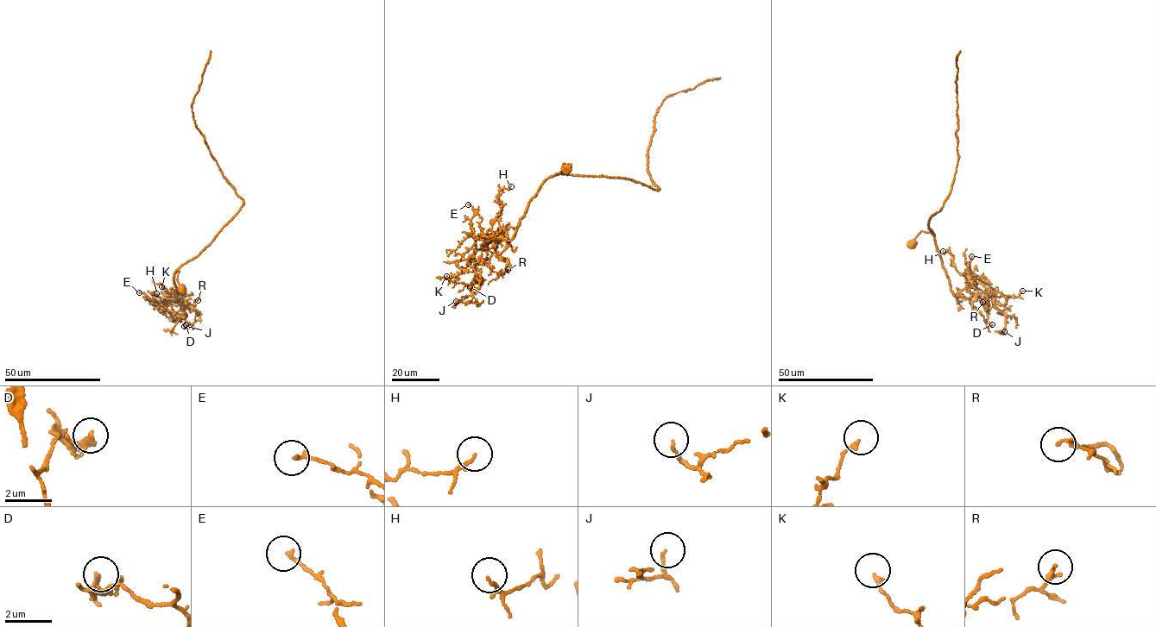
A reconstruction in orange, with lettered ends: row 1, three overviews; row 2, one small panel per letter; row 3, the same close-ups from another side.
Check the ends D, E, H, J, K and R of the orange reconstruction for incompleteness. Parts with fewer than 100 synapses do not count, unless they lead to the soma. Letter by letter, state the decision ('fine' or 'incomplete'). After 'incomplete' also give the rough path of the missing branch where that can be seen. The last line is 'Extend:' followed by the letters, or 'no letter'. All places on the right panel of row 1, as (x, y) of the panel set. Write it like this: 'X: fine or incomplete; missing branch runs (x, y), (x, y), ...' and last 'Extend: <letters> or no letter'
D: fine
E: fine
H: fine
J: fine
K: fine
R: fine
Extend: no letter

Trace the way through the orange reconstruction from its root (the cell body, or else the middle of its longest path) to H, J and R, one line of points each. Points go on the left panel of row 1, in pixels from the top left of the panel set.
H: (182, 289), (177, 279), (178, 269), (173, 281), (186, 315), (183, 317), (152, 294), (156, 293)
J: (182, 289), (178, 269), (175, 294), (186, 316), (161, 304), (170, 300), (197, 312), (200, 318), (184, 326)
R: (182, 289), (178, 269), (175, 294), (186, 316), (161, 308), (163, 301), (177, 305), (198, 300)

